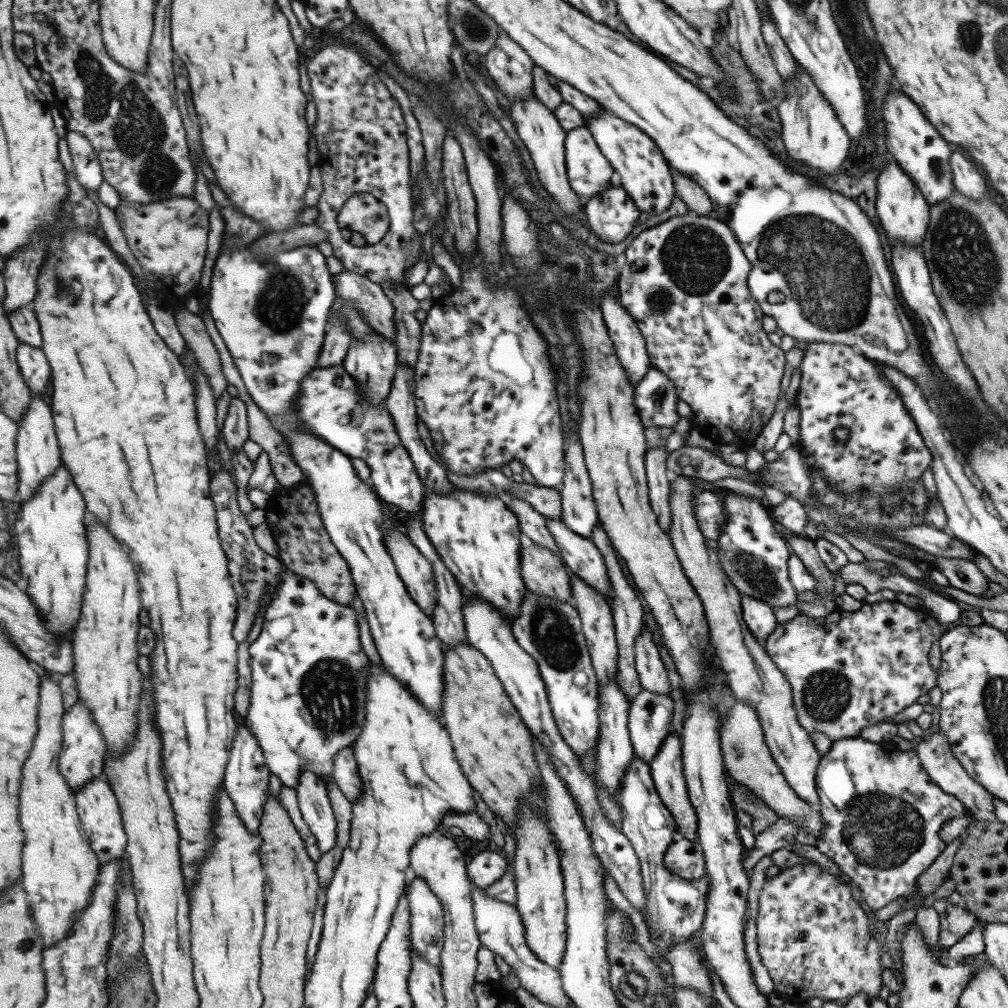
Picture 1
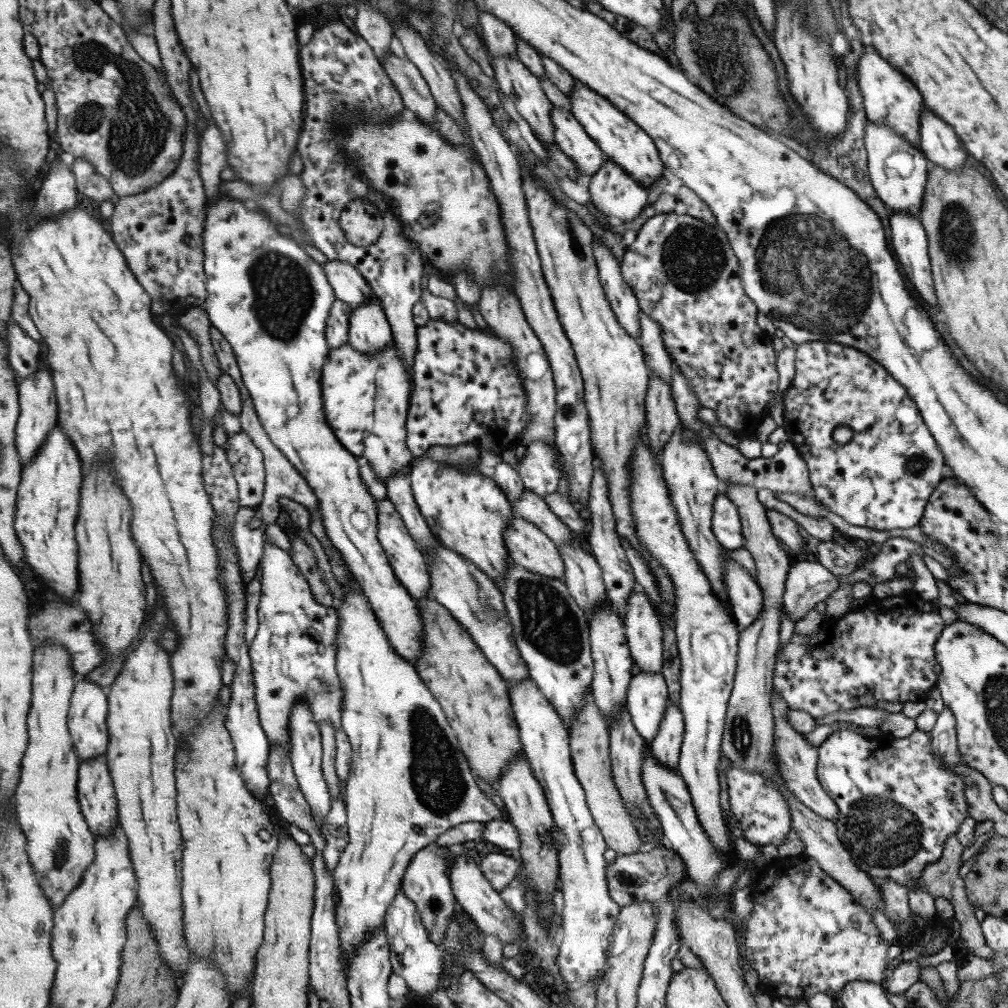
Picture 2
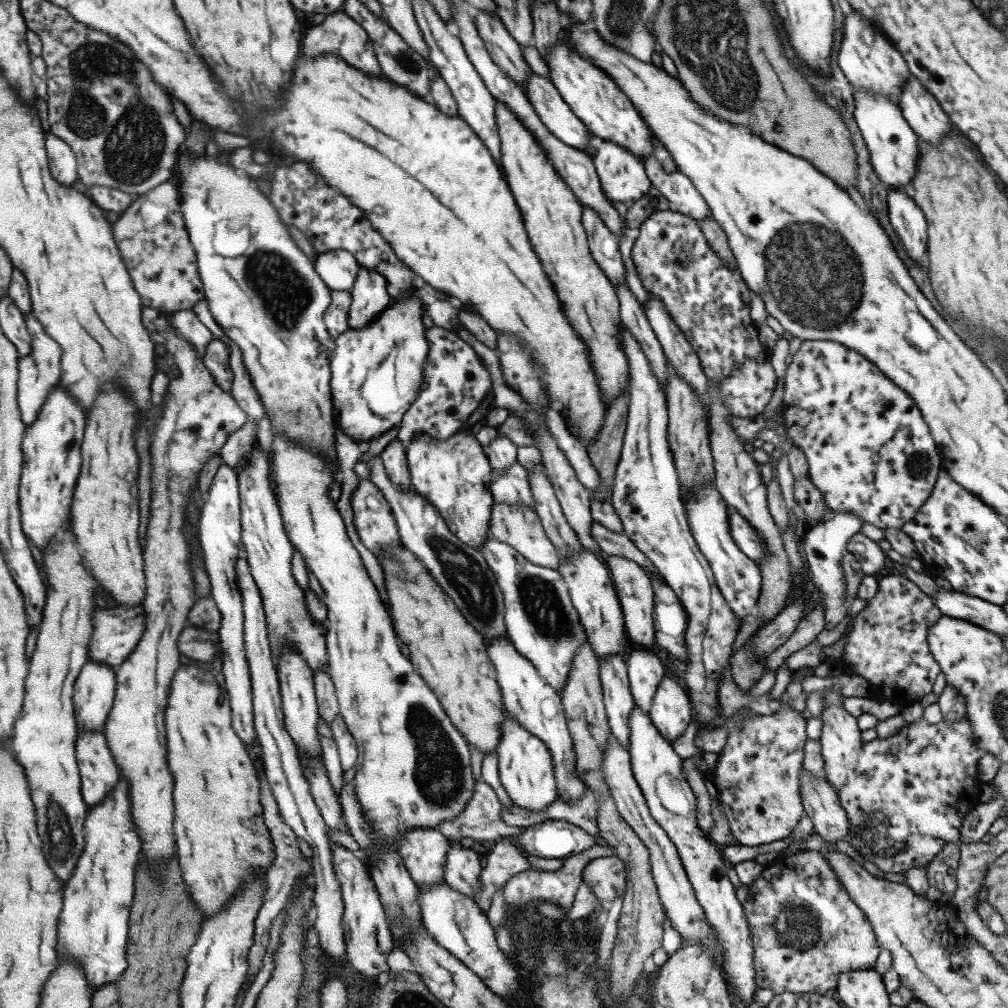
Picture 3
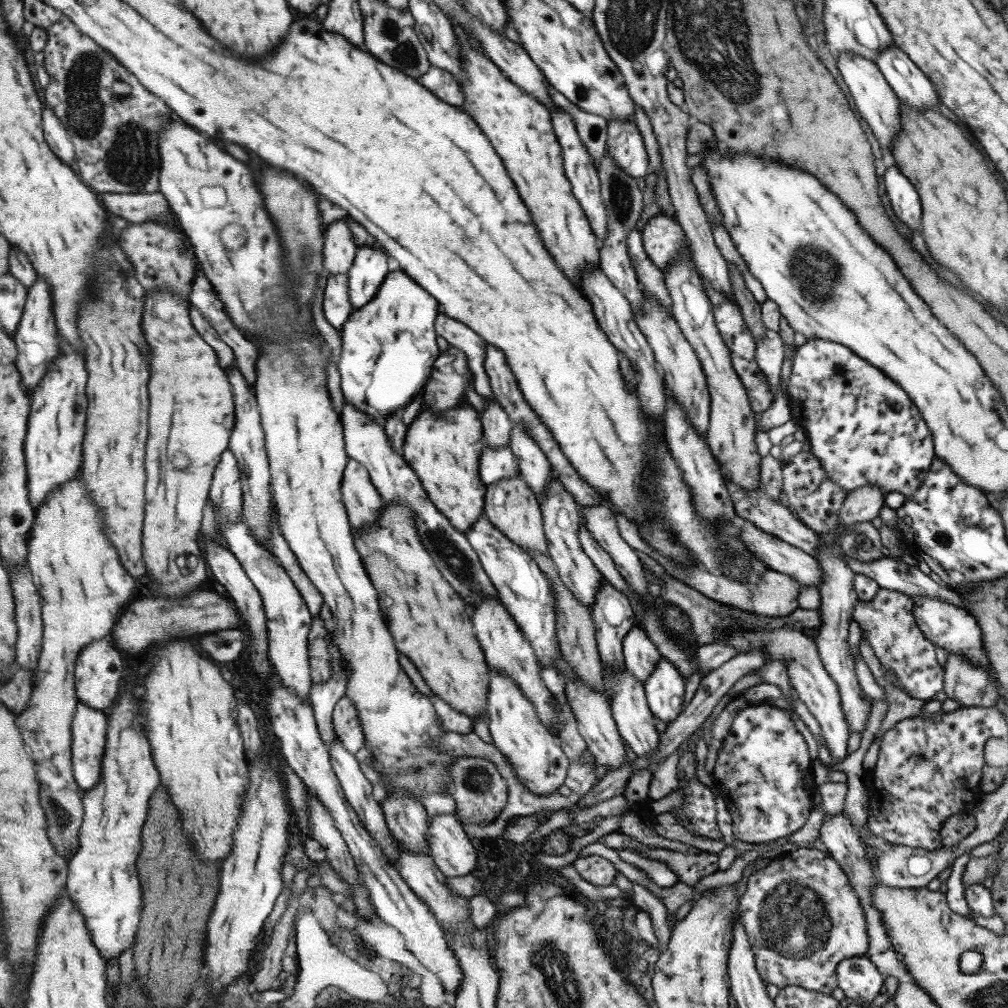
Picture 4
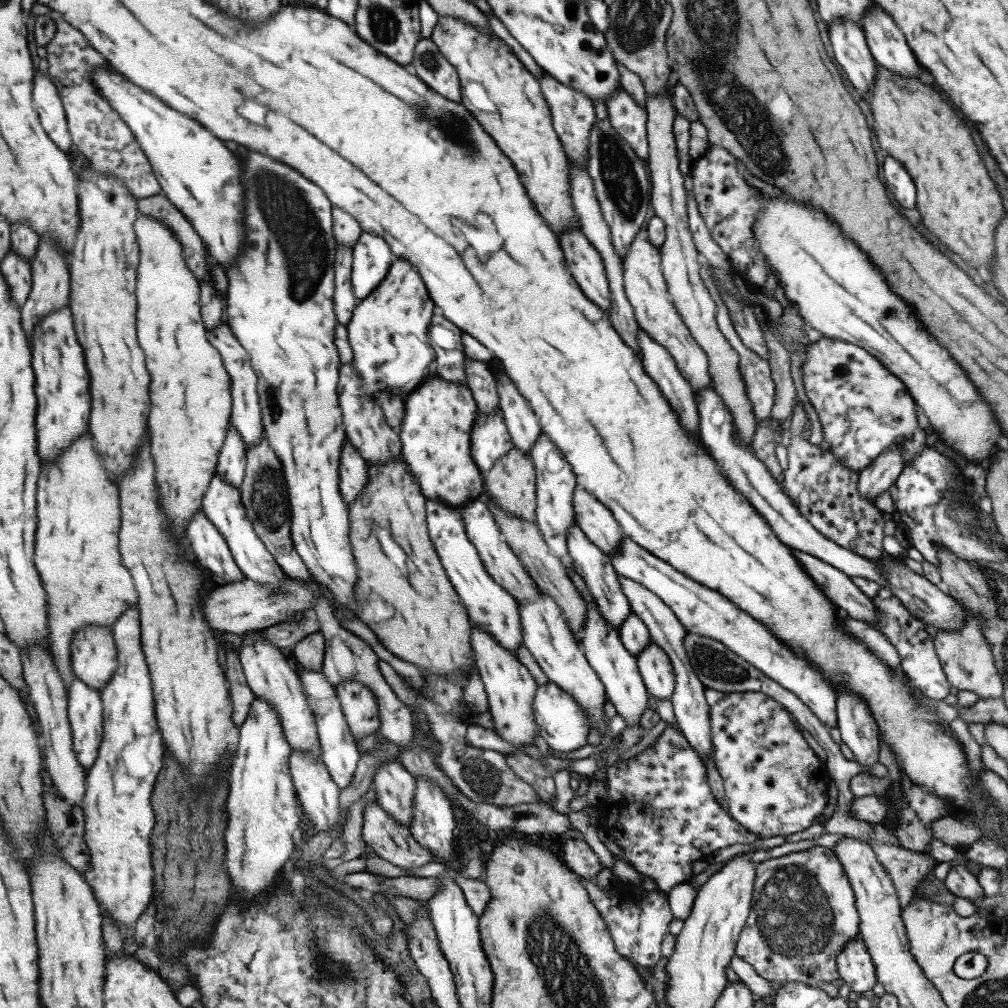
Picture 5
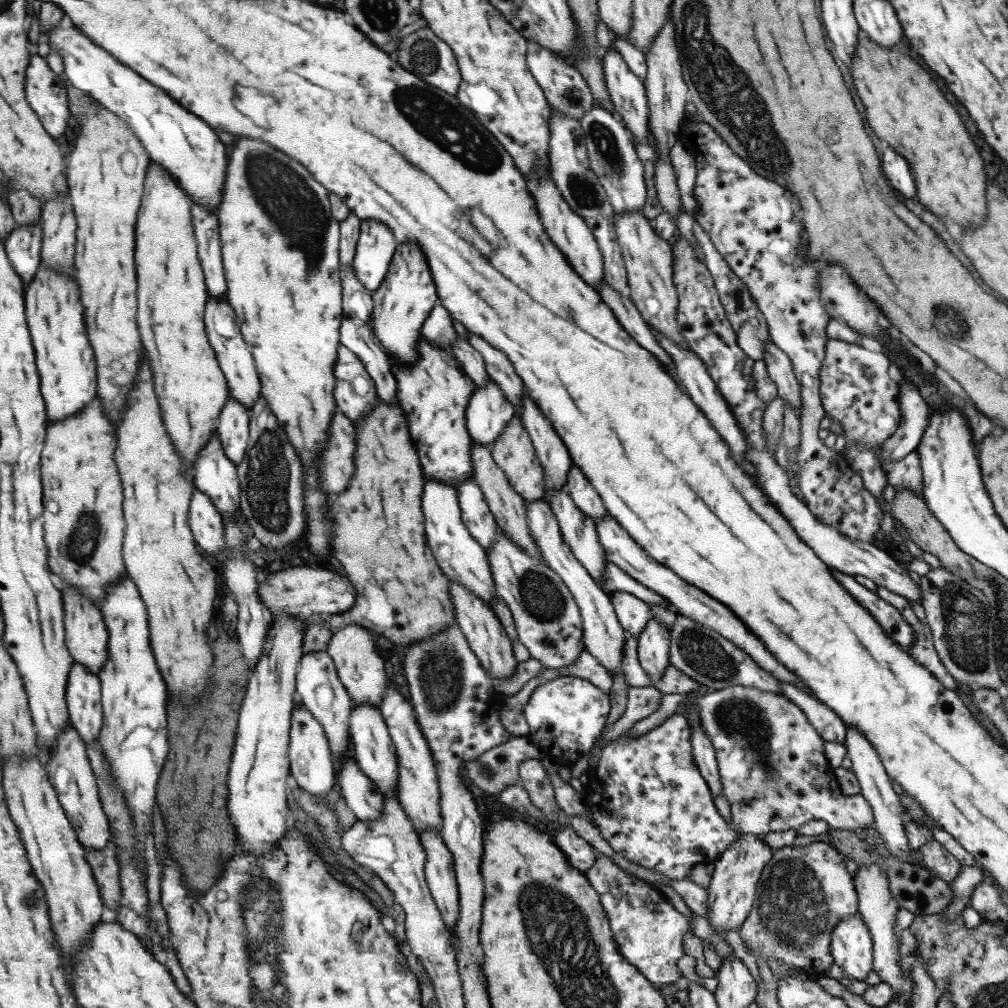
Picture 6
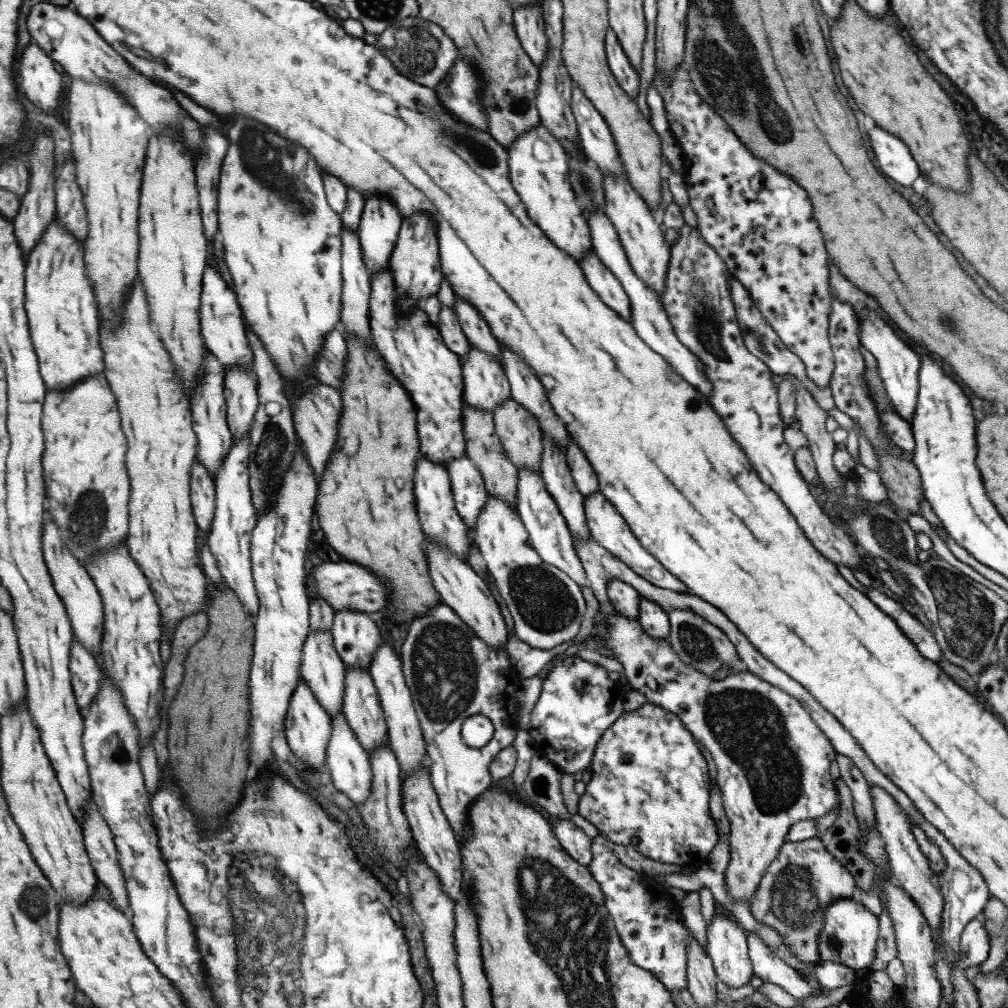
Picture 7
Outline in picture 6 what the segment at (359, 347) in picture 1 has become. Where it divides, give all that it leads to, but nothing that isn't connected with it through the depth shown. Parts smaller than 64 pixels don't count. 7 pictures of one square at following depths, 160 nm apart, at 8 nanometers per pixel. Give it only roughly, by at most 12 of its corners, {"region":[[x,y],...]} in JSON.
{"region":[[362,222],[353,267],[374,292],[398,244],[387,224]]}

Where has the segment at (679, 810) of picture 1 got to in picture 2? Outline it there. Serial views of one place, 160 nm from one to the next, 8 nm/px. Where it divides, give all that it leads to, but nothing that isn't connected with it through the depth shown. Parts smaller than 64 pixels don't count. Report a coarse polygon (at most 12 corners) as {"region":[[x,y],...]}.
{"region":[[668,702],[650,742],[652,757],[676,770],[681,711]]}

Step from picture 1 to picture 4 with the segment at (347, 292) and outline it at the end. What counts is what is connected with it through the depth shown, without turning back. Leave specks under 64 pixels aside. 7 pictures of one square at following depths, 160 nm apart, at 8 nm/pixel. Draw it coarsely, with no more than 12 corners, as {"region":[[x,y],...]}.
{"region":[[346,220],[330,224],[324,244],[328,276],[348,274],[359,247]]}

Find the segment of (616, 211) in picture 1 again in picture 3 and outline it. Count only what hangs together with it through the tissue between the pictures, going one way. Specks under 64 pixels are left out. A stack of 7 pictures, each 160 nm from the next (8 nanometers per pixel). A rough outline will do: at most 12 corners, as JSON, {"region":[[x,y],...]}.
{"region":[[611,140],[592,163],[608,200],[633,203],[649,191],[642,161]]}

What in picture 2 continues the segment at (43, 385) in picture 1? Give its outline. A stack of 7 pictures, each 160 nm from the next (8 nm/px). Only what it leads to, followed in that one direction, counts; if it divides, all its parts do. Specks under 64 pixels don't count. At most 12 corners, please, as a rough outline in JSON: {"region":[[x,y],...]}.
{"region":[[12,320],[7,327],[8,361],[19,379],[35,375],[44,354]]}

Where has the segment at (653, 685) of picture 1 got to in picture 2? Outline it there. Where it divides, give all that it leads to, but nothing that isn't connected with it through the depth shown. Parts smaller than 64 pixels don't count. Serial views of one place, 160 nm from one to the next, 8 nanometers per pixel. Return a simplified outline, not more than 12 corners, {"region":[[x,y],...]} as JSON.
{"region":[[638,584],[622,625],[634,670],[659,673],[664,626]]}

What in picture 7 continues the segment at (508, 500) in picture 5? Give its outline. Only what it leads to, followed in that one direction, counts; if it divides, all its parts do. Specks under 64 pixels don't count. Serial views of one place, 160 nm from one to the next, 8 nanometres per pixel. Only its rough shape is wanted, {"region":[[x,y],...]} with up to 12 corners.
{"region":[[507,398],[492,421],[506,459],[540,470],[536,418]]}

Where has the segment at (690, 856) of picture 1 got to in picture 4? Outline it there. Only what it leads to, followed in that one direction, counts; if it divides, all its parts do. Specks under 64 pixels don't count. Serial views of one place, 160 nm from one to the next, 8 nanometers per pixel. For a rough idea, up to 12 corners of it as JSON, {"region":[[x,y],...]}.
{"region":[[577,856],[571,865],[585,882],[609,886],[614,864],[602,856]]}

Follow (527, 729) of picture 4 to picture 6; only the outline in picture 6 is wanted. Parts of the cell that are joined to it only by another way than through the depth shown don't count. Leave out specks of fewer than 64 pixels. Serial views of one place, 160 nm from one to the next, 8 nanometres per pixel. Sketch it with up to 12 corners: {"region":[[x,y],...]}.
{"region":[[449,580],[455,623],[496,681],[518,663],[495,613]]}

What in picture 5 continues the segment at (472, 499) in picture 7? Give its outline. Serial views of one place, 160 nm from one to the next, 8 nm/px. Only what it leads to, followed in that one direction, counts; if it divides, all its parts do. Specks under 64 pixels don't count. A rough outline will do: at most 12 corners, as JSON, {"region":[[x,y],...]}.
{"region":[[480,498],[460,509],[485,572],[517,605],[537,586]]}

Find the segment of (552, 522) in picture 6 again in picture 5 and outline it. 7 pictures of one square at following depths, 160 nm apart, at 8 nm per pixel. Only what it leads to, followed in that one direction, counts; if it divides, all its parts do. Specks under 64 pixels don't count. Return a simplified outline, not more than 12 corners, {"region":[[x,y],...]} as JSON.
{"region":[[585,583],[579,646],[625,726],[640,726],[648,694],[618,629],[601,618]]}

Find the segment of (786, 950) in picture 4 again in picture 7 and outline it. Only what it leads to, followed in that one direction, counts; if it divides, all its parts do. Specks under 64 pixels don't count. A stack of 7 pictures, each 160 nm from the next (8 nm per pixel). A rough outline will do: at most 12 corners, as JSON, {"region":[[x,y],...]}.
{"region":[[819,837],[784,842],[747,907],[816,964],[825,909],[855,897]]}

